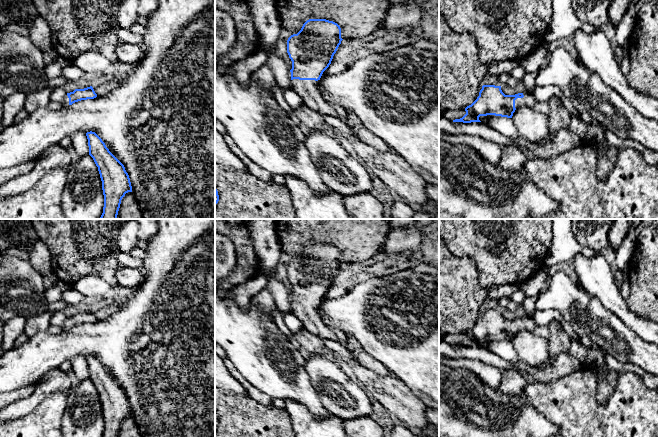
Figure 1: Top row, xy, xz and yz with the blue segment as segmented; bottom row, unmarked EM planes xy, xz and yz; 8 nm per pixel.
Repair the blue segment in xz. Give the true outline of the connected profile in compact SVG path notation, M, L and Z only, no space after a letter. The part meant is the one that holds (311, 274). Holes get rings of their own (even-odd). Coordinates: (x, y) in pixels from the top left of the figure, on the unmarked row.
M309 243L297 258L291 259L287 264L287 277L292 285L292 293L289 298L291 301L290 312L294 314L303 324L305 330L311 334L332 341L337 341L335 333L329 329L321 320L317 305L320 304L323 296L329 291L341 268L340 250L326 243Z

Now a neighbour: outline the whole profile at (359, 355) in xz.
M354 337L347 338L347 348L352 353L353 359L361 366L379 375L391 375L389 369L367 354L362 345Z

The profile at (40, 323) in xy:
M46 310L40 315L27 319L24 333L30 338L40 332L47 331L50 326L51 316L52 314Z

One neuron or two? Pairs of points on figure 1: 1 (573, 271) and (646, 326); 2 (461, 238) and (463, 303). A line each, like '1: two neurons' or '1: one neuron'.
1: one neuron
2: two neurons

